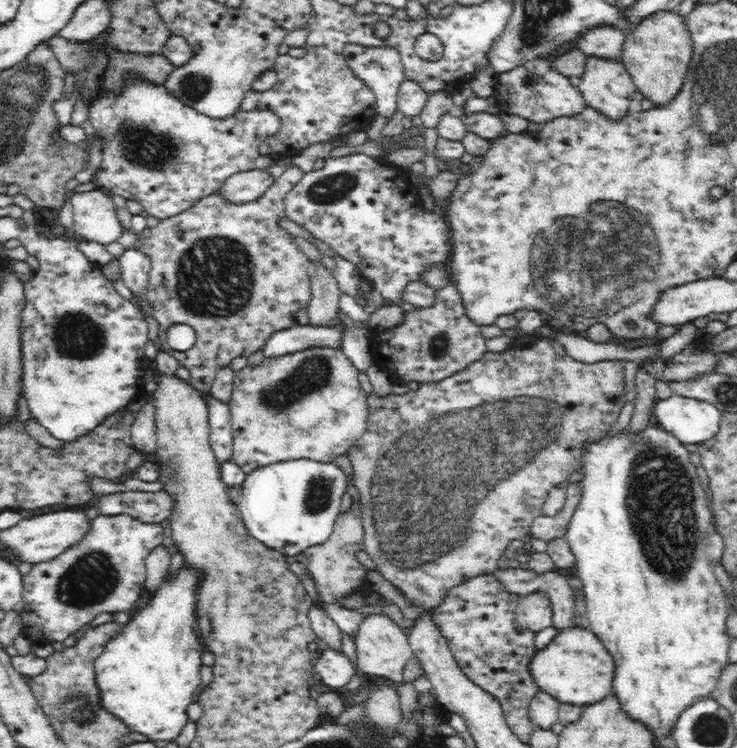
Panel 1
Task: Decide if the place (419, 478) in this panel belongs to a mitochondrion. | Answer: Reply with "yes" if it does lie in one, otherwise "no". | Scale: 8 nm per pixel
yes

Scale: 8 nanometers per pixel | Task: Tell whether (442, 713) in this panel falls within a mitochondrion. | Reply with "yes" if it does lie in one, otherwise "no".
no

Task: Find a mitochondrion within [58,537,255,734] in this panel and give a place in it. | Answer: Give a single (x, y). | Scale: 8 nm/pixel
(80, 709)

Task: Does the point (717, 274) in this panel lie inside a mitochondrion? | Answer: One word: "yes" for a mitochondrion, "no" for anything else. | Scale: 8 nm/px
no

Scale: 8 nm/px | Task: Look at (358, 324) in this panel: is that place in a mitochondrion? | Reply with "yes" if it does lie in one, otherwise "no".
no

